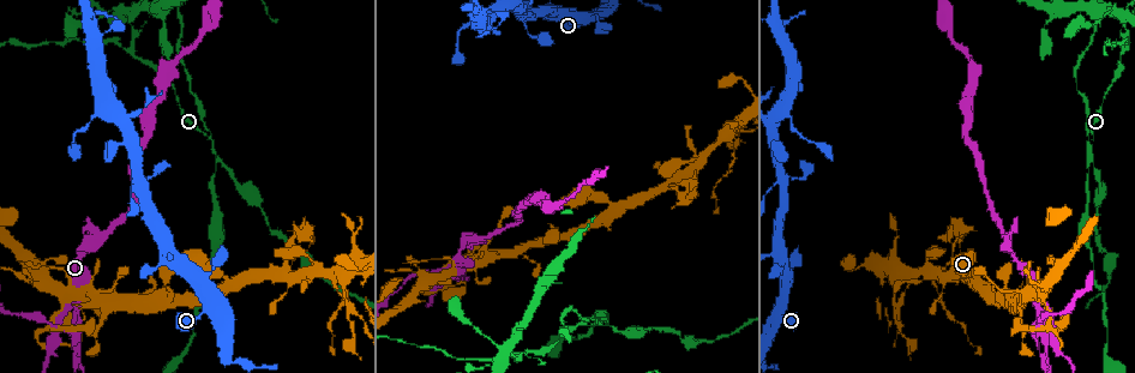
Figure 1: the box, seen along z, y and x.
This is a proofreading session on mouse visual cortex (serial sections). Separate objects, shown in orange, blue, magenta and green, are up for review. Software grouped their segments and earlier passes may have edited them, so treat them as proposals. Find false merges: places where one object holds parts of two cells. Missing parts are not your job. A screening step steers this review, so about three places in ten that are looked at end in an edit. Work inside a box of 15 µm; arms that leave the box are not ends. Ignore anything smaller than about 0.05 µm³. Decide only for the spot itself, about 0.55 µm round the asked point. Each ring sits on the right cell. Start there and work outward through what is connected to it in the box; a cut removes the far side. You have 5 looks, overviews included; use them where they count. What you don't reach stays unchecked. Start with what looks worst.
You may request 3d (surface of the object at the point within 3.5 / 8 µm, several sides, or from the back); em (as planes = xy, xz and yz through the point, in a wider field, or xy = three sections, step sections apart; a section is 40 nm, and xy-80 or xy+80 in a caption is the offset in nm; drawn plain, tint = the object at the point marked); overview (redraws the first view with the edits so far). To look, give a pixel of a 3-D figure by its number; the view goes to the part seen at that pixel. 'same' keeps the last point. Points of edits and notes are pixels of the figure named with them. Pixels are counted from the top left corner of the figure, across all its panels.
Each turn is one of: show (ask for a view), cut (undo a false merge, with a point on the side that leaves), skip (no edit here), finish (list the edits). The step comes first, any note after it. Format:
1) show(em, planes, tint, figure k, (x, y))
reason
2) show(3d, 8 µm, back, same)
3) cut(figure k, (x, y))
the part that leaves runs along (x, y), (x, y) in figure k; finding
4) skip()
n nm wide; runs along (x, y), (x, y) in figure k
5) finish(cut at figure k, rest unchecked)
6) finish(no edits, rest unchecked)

show(3d, 3.5 µm, figure 1, (75, 302))
sudden change in width

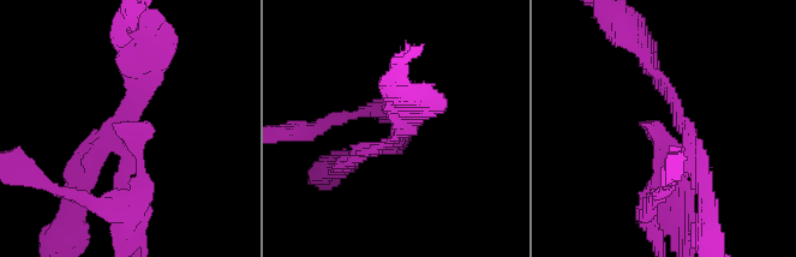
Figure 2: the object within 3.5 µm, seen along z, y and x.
show(em, planes, tint, figure 2, (679, 123))
4 arms; arms of 100, 150, 200, 200 nm; need the tissue

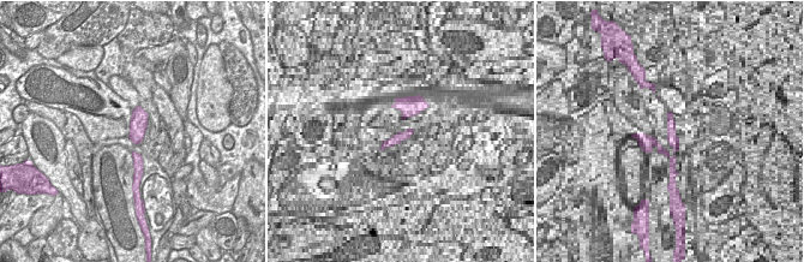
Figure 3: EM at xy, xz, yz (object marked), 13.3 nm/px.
show(em, xy, step 1, tint, same)
cut it another way

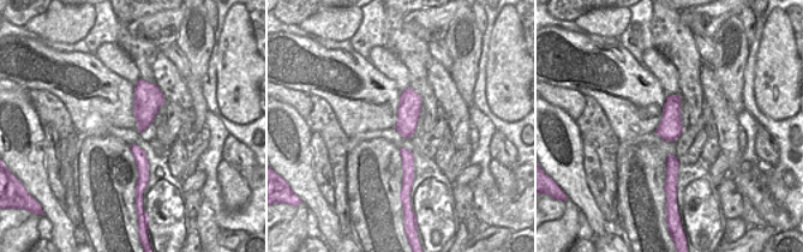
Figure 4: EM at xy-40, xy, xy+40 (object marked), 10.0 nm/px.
skip()
runs along (148, 58), (125, 125), (137, 191) in figure 2; all the same cell

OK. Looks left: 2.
show(em, xy, step 5, tint, figure 1, (1060, 340))
sharp bend

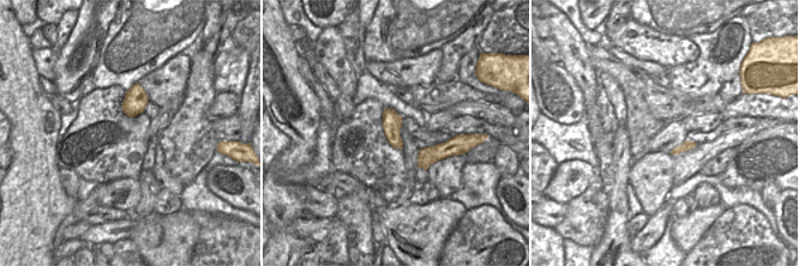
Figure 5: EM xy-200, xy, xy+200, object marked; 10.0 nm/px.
show(3d, 3.5 µm, same)
see where the arms go

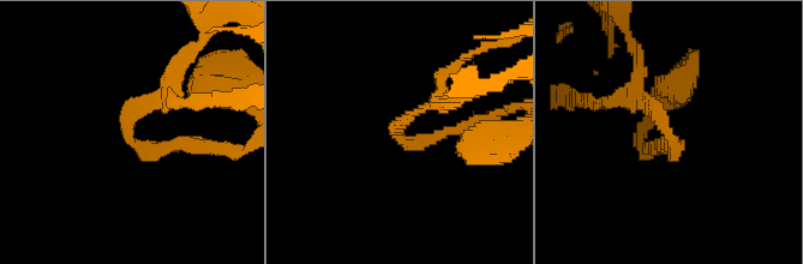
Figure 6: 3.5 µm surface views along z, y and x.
skip()
arms of 150, 150 nm; runs along (637, 85), (677, 144), (659, 144) in figure 6; all the same cell

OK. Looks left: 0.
finish(no edits, rest unchecked)

